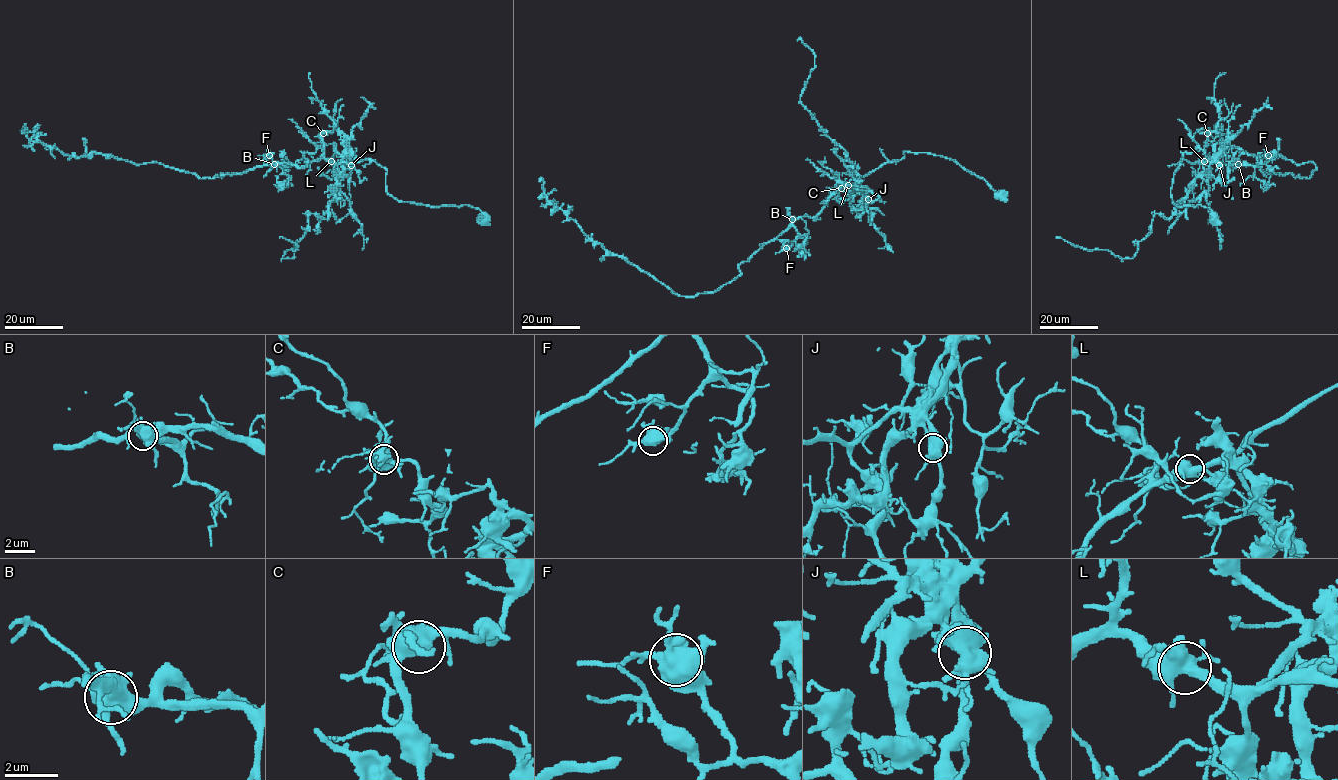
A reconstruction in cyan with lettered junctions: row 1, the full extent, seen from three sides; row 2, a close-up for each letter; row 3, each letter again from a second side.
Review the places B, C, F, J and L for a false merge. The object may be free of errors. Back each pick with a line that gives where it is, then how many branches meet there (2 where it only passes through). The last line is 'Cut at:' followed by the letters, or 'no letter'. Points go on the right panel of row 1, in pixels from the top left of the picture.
J: Place: (1219, 165). Branches: 8
Cut at: J

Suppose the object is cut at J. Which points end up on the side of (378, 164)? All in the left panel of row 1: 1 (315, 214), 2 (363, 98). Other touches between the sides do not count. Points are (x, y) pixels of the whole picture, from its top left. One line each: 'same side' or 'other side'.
1: other side
2: other side

